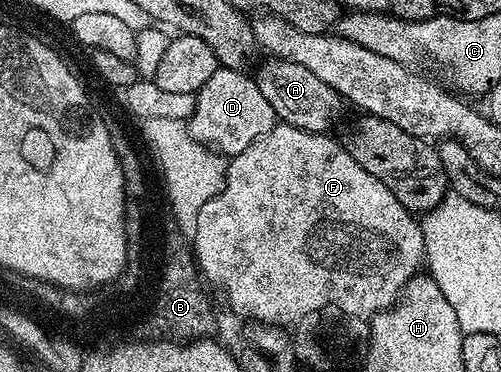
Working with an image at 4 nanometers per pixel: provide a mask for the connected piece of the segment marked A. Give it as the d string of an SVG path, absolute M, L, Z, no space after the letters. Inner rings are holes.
M268 59L268 62L254 73L254 80L258 91L262 91L266 103L274 107L277 118L283 124L293 125L302 131L327 134L328 129L336 121L336 112L342 106L342 98L338 91L324 83L314 75L309 68L301 64L286 62L277 59Z

